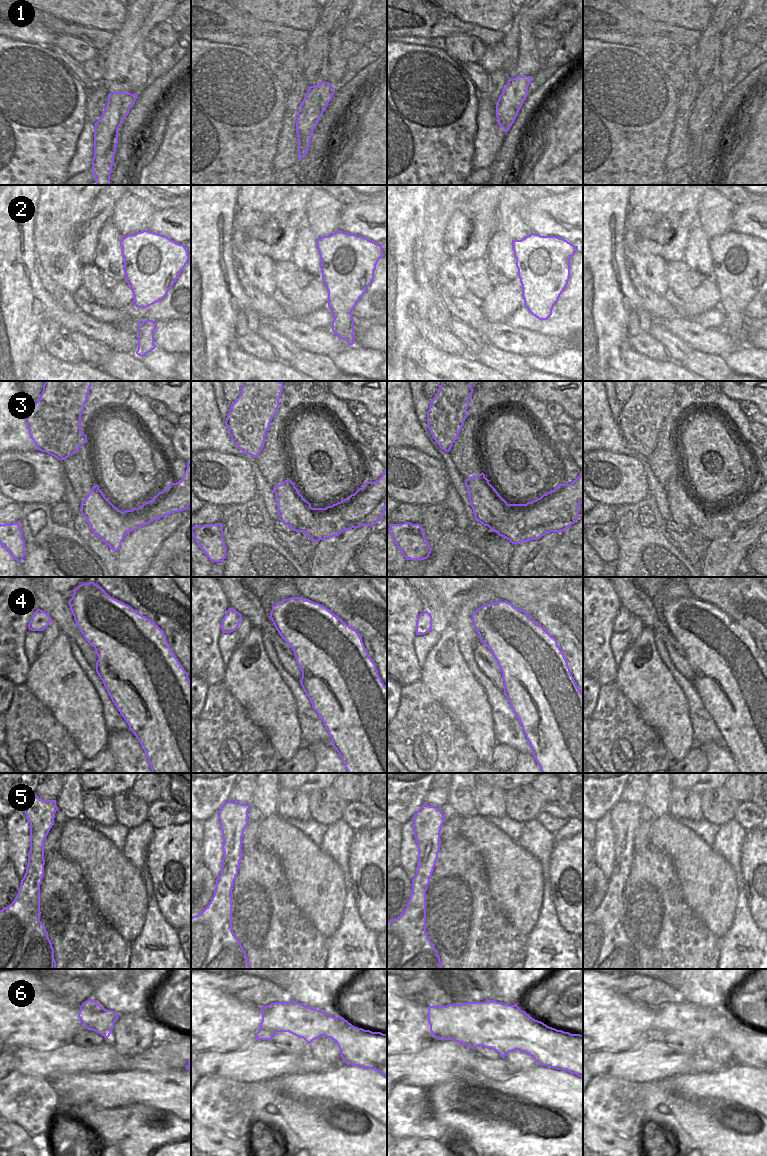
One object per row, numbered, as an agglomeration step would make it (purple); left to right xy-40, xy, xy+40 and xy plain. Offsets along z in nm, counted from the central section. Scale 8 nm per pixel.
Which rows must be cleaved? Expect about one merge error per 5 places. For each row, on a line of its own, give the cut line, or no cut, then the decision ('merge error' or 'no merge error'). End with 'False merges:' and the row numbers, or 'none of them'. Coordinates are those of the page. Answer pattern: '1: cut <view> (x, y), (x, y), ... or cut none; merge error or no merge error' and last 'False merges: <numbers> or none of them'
1: cut none; no merge error
2: cut none; no merge error
3: cut xy+40 (507, 504), (505, 508), (506, 516), (489, 527); merge error
4: cut none; no merge error
5: cut none; no merge error
6: cut none; no merge error
False merges: 3

